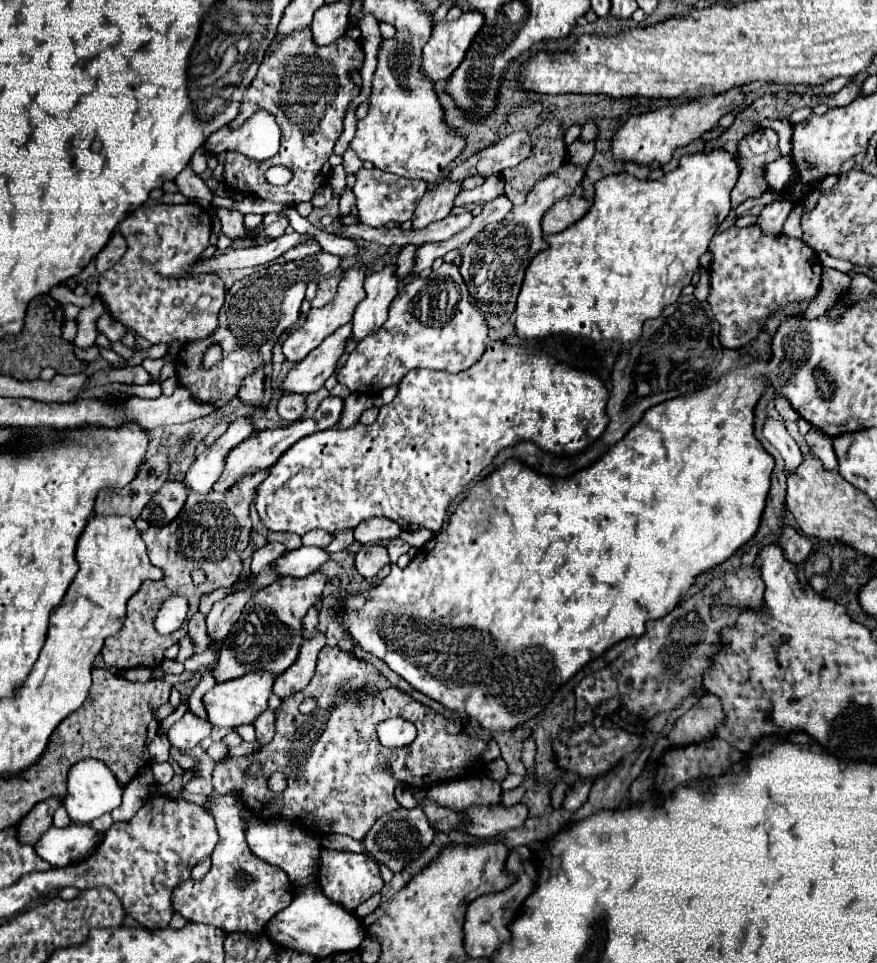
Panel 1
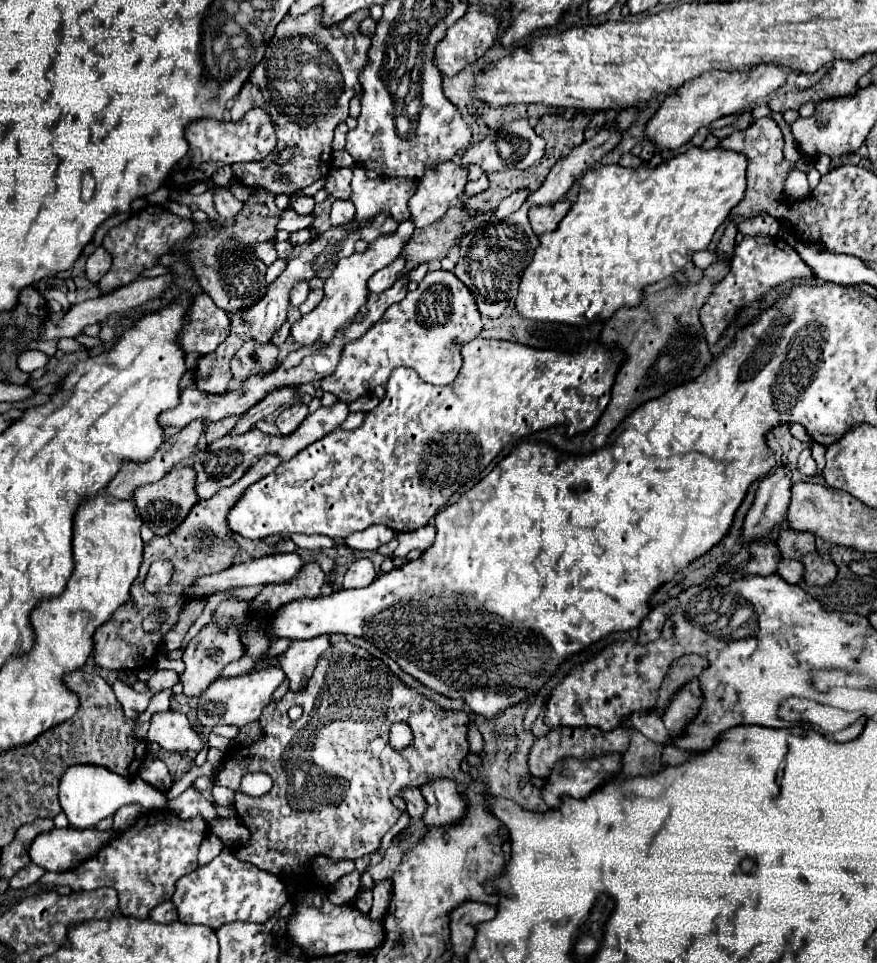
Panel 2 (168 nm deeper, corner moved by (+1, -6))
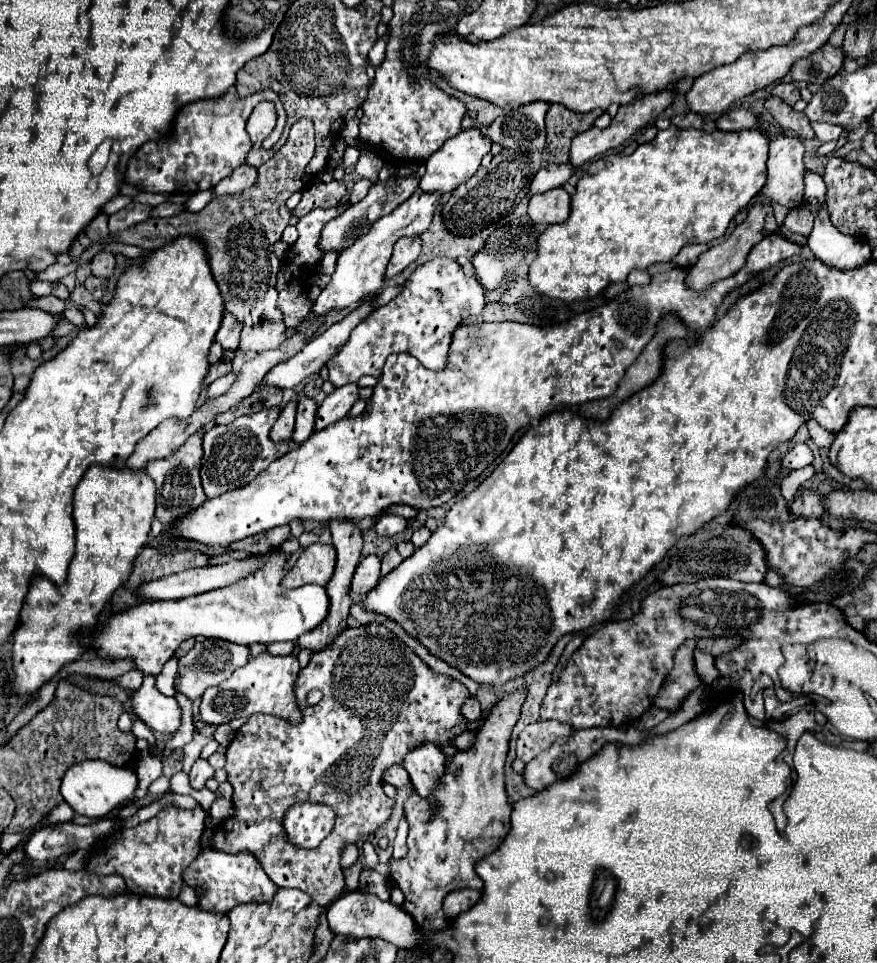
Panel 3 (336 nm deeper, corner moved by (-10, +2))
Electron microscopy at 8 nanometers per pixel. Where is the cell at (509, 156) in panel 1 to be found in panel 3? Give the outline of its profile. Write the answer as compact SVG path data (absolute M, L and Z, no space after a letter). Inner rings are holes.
M532 102L518 106L498 116L488 128L486 138L500 144L502 148L516 148L522 152L536 152L546 146L546 102Z

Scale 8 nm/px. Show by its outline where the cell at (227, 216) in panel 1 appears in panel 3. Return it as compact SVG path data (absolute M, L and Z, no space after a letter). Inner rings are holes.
M240 164L230 176L226 176L224 180L220 180L220 184L214 186L214 192L218 196L222 194L234 194L234 192L242 192L246 188L250 188L256 182L256 168L252 168L250 164Z

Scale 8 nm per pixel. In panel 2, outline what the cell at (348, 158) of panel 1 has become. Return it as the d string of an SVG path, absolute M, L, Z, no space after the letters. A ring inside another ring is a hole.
M339 168L335 170L327 182L325 182L325 190L333 196L333 198L351 198L351 192L349 192L349 184L351 184L351 178L353 178L353 168Z

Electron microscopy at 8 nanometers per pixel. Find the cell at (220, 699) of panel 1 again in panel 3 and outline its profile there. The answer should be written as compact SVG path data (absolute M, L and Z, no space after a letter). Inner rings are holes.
M262 652L256 658L250 658L246 666L232 672L228 680L222 684L208 688L200 702L200 718L206 724L222 724L230 722L234 718L248 718L256 712L284 718L284 720L296 720L298 704L294 696L294 682L298 676L300 664L294 654L290 656L272 656L268 652Z

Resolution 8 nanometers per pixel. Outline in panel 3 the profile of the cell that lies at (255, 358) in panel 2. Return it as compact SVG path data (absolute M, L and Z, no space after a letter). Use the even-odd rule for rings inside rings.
M298 120L290 128L286 144L258 168L258 180L252 188L240 194L216 196L202 212L180 212L170 218L154 218L140 222L124 232L110 234L106 242L132 244L142 250L158 250L168 240L182 234L200 238L206 244L212 274L220 286L226 302L226 312L242 322L240 348L246 352L264 352L284 342L284 320L276 306L276 274L280 270L280 258L274 254L274 244L282 238L284 228L292 212L286 208L286 200L294 192L306 190L314 182L314 174L306 174L306 166L314 156L314 126L312 120Z

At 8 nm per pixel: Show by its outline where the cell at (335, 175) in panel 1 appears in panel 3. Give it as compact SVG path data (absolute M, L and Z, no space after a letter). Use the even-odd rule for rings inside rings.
M420 190L414 192L406 202L396 206L394 212L376 220L370 226L370 230L364 236L360 236L352 246L342 250L338 256L338 262L336 262L336 272L332 274L330 284L316 298L312 312L318 316L324 316L336 308L346 308L354 302L364 300L364 296L382 290L384 288L384 270L392 256L392 246L402 236L420 236L430 226L434 210L438 206L438 200L440 200L440 192L420 192Z

